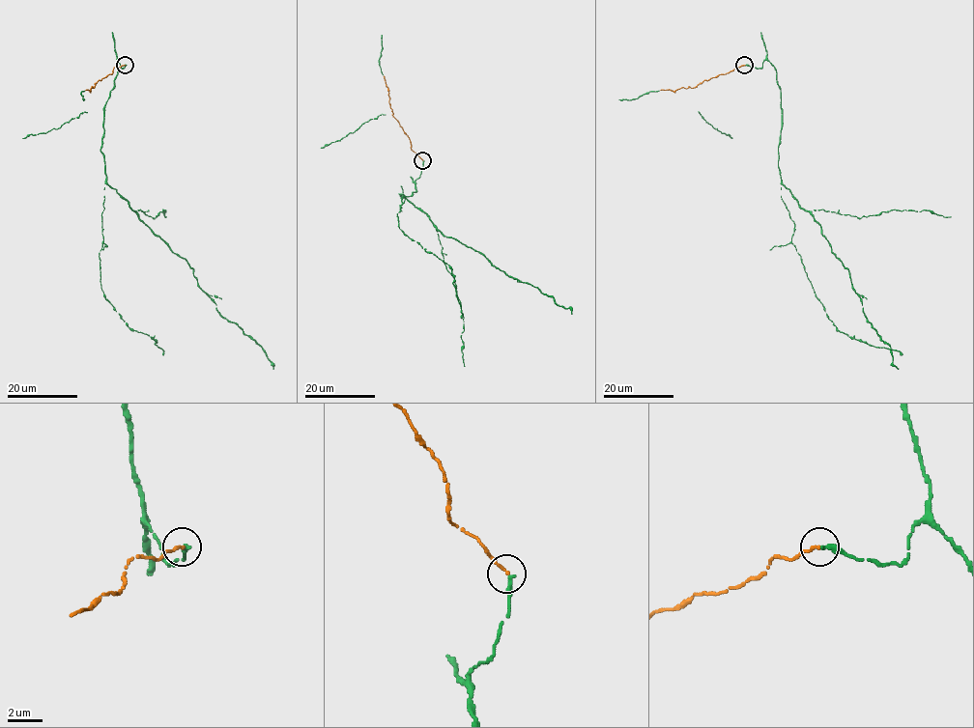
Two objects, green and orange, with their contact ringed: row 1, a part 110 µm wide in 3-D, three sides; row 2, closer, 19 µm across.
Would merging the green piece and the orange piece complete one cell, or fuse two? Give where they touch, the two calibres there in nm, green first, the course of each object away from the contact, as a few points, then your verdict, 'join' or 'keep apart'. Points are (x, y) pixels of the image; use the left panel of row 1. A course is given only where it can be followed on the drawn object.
(125, 65) | 320/200 nm | green via (125, 65), (116, 60), (104, 108), (106, 182), (183, 258), (218, 313), (254, 339), (273, 369) | orange via (125, 65), (113, 69), (112, 74), (96, 83), (90, 91), (86, 90) | join

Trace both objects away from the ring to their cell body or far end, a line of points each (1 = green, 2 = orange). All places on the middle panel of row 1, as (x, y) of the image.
1: (423, 161), (415, 191), (402, 198), (445, 237), (481, 253), (506, 275), (536, 287), (572, 314)
2: (422, 160), (411, 150), (410, 140), (393, 116), (384, 75)

